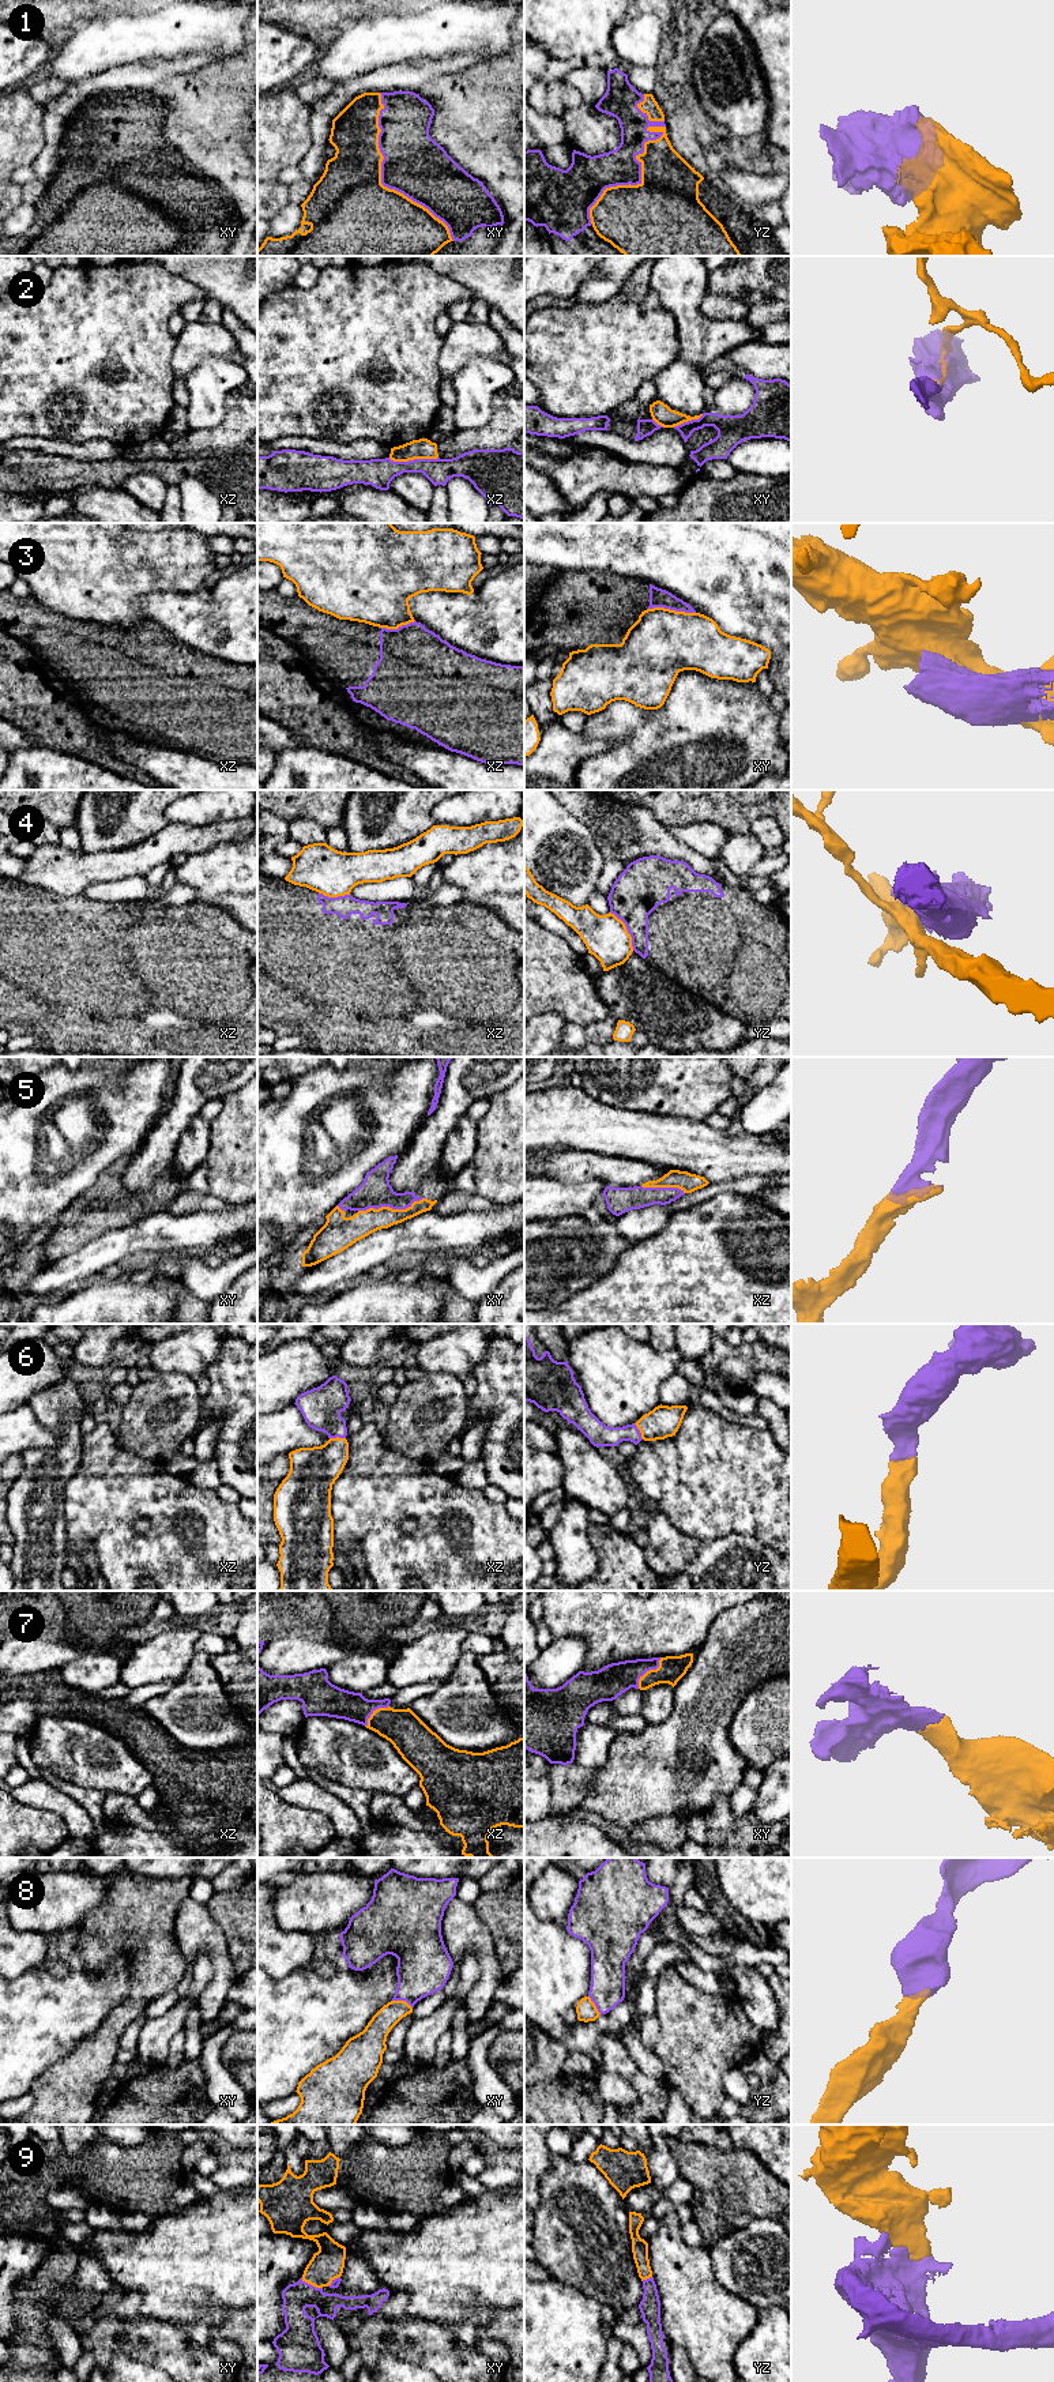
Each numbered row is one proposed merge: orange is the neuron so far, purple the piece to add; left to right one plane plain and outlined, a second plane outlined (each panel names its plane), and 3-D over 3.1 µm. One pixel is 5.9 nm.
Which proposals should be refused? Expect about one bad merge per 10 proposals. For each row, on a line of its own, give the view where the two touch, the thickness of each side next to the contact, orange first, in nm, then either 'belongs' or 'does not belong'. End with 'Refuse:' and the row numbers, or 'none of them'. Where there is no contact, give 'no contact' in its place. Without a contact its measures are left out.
1: contact in yz; calibres 400 and 220 nm; belongs
2: contact in xz; calibres 120 and 170 nm; does not belong
3: contact in xy; calibres 400 and 110 nm; does not belong
4: contact in yz; calibres 260 and 280 nm; does not belong
5: contact in xy; calibres 150 and 190 nm; belongs
6: contact in xz; calibres 280 and 240 nm; belongs
7: contact in xy; calibres 160 and 190 nm; belongs
8: contact in xy; calibres 140 and 320 nm; belongs
9: contact in xy; calibres 190 and 170 nm; belongs
Refuse: 2, 3, 4

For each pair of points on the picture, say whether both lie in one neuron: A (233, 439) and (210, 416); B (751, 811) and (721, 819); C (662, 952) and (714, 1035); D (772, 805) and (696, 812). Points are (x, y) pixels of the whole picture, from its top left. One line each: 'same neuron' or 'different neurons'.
A: different neurons
B: same neuron
C: different neurons
D: same neuron

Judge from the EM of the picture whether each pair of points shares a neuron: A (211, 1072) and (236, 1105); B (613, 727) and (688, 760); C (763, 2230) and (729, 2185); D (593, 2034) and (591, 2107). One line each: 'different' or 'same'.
A: different
B: same
C: different
D: different

